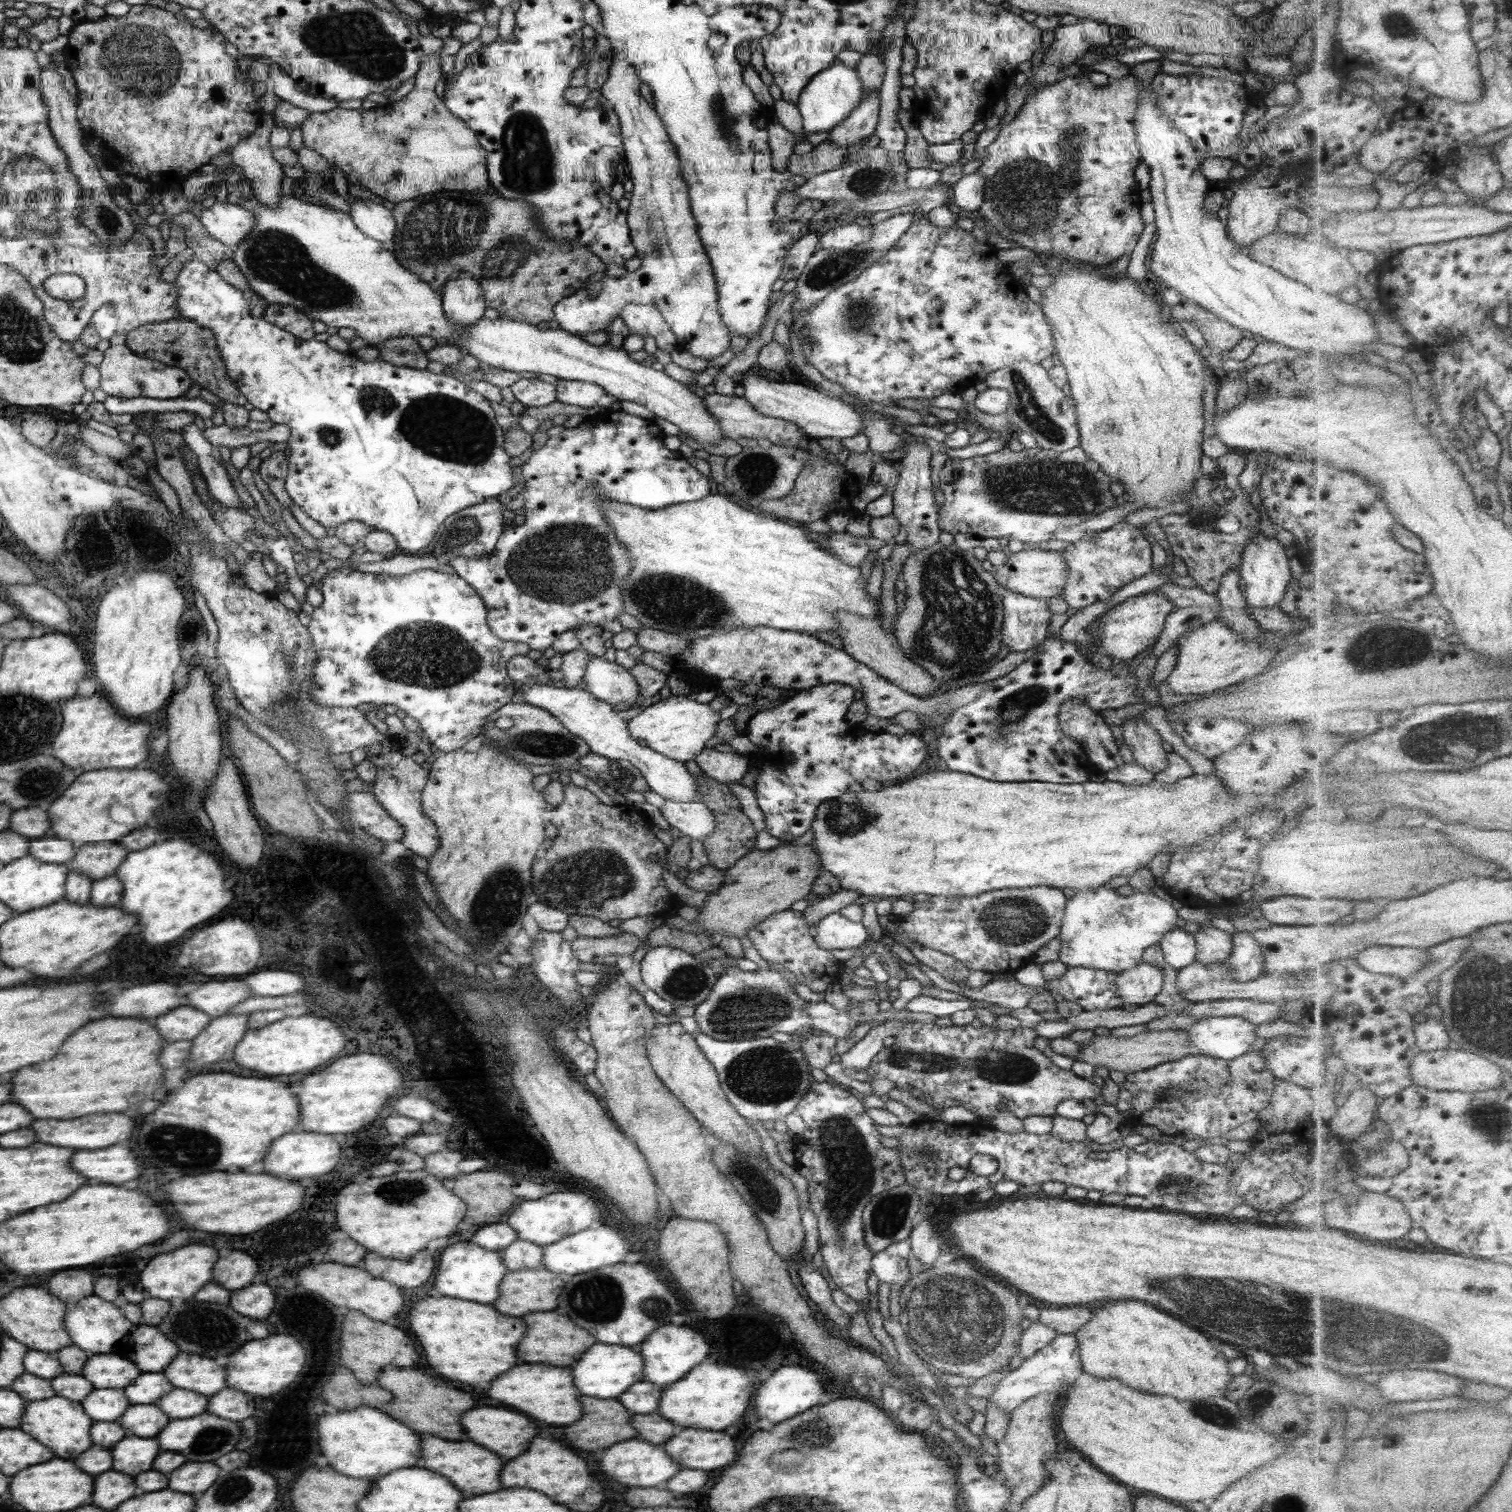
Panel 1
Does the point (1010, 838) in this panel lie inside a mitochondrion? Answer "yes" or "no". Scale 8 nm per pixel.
no

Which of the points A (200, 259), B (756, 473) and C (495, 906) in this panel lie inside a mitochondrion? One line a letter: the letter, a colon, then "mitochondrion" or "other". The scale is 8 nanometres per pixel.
A: other
B: mitochondrion
C: mitochondrion

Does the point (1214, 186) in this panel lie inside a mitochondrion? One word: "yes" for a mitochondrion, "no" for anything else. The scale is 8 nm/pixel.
no

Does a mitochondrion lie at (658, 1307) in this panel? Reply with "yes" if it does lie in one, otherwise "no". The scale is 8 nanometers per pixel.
yes

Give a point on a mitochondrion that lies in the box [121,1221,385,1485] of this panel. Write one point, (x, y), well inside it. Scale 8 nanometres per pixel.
(204, 1438)

